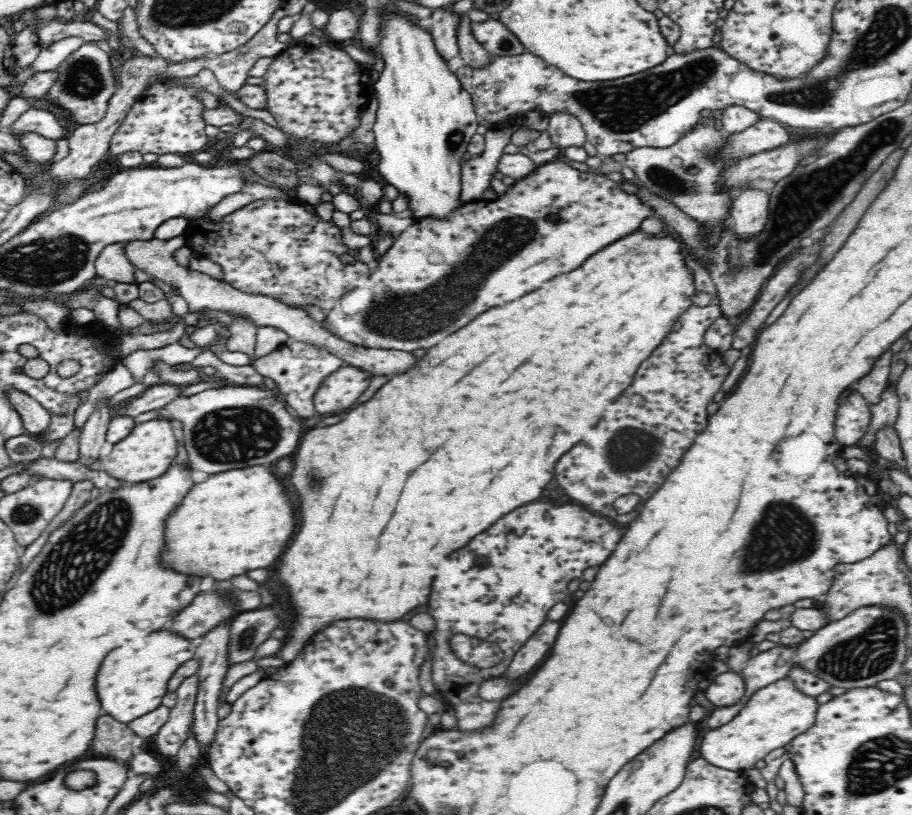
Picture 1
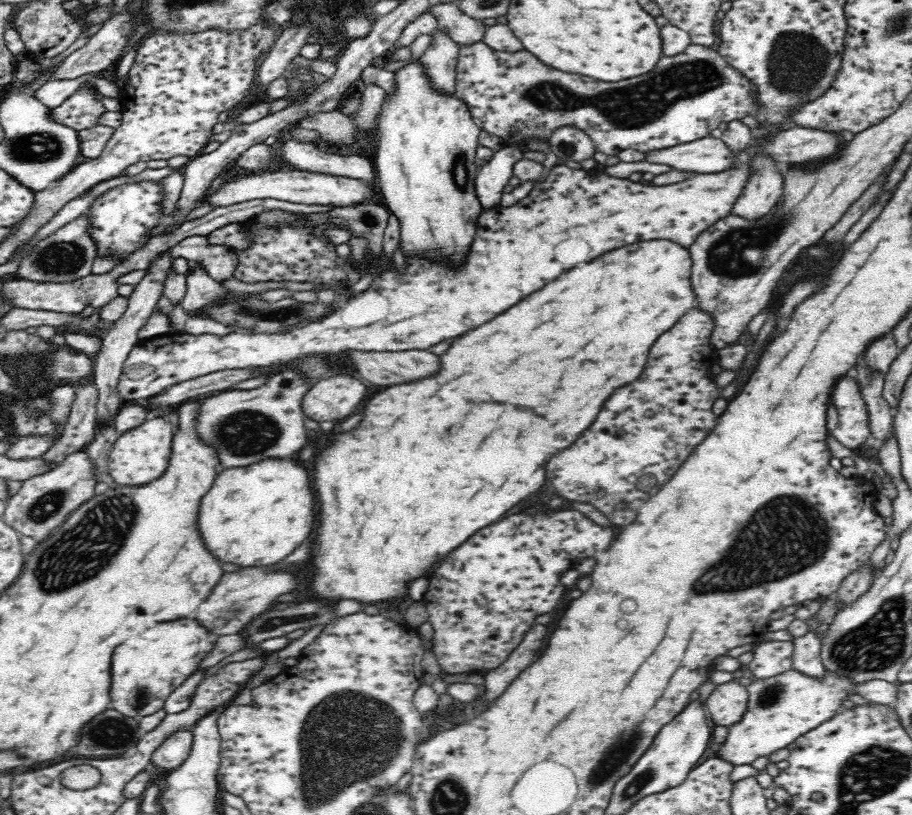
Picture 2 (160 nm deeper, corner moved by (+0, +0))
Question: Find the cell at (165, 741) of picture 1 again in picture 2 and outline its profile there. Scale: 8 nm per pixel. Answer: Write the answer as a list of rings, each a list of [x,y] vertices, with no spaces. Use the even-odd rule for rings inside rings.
[[[176,731],[152,756],[150,766],[172,770],[188,759],[193,746],[192,731]]]

